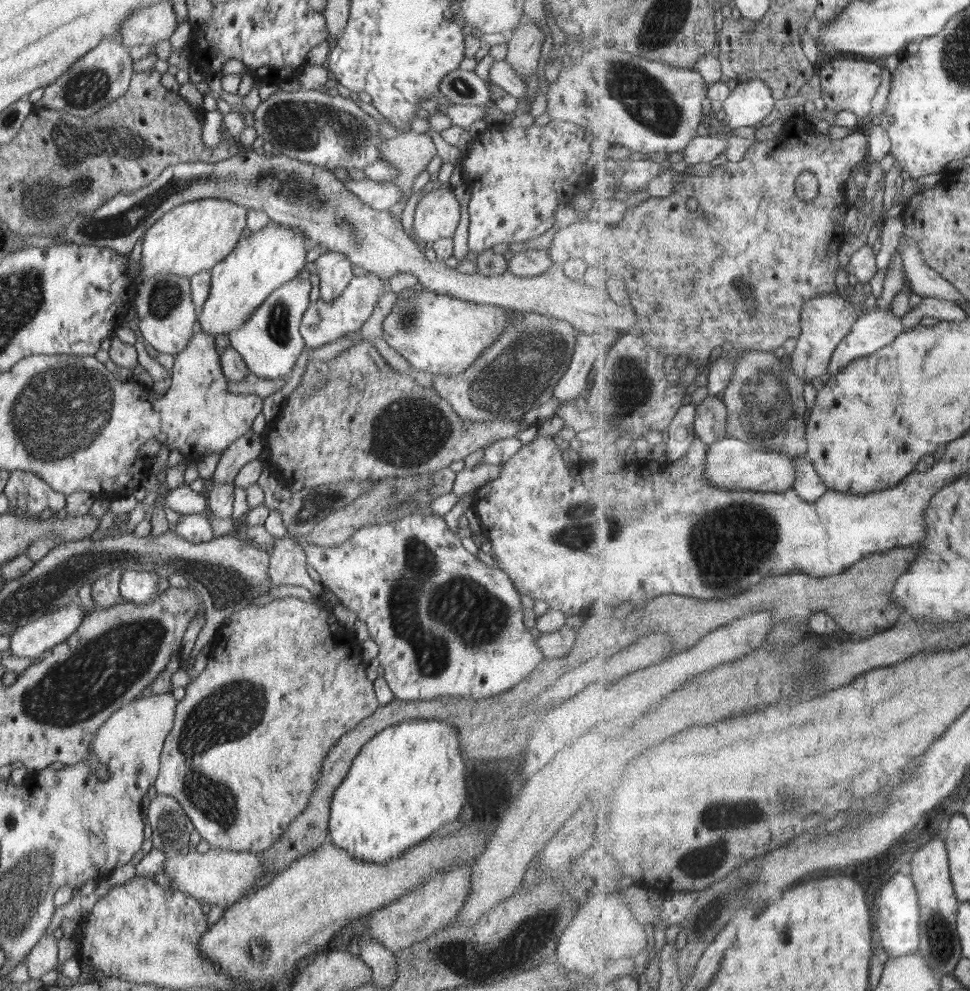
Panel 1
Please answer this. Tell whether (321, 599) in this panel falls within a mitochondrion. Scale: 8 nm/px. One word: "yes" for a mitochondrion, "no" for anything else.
no

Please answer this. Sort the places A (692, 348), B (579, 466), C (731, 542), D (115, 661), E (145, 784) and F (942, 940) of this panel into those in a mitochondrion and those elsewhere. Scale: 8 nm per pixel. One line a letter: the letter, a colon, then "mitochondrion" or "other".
A: other
B: other
C: mitochondrion
D: mitochondrion
E: other
F: mitochondrion

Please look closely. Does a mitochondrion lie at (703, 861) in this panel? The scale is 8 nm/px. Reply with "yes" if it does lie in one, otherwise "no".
yes

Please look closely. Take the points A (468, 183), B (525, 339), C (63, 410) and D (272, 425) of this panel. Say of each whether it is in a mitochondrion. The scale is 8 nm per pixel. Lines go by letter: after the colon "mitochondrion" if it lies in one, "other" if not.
A: other
B: mitochondrion
C: mitochondrion
D: other

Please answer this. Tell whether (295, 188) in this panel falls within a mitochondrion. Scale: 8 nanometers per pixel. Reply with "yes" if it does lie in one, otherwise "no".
yes

